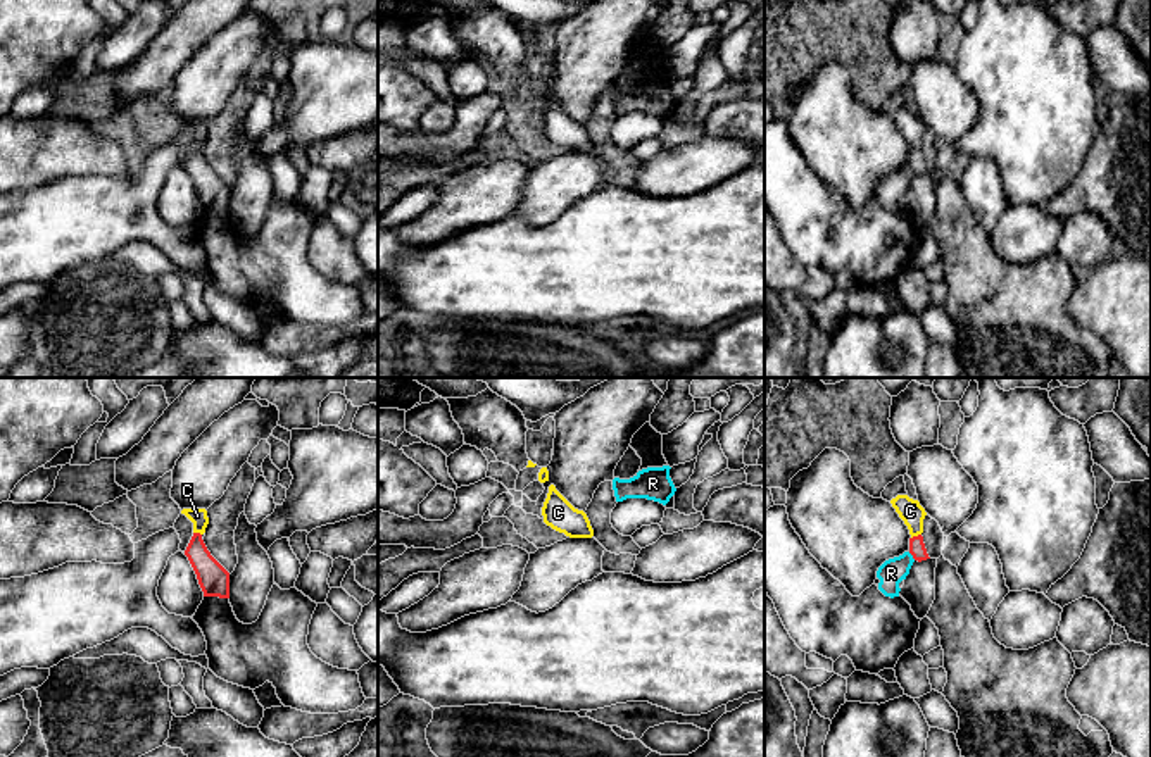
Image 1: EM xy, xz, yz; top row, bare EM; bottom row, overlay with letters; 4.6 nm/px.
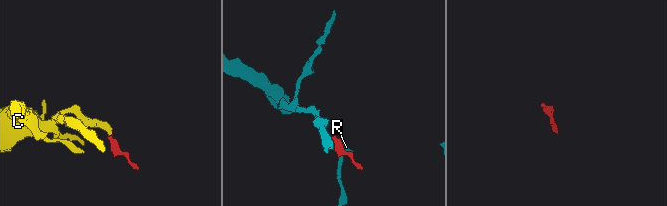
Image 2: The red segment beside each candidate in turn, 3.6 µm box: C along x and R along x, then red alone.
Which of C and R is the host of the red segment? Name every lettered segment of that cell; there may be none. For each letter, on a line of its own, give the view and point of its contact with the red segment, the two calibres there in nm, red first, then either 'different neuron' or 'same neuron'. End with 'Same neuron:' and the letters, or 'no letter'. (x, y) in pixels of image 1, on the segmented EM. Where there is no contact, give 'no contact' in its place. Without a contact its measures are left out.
C: meets red in yz at (915, 537); 80 nm thick on the red side, 110 nm on the other; same neuron
R: meets red in yz at (911, 554); 80 nm thick on the red side, 120 nm on the other; different neuron
Same neuron: C

